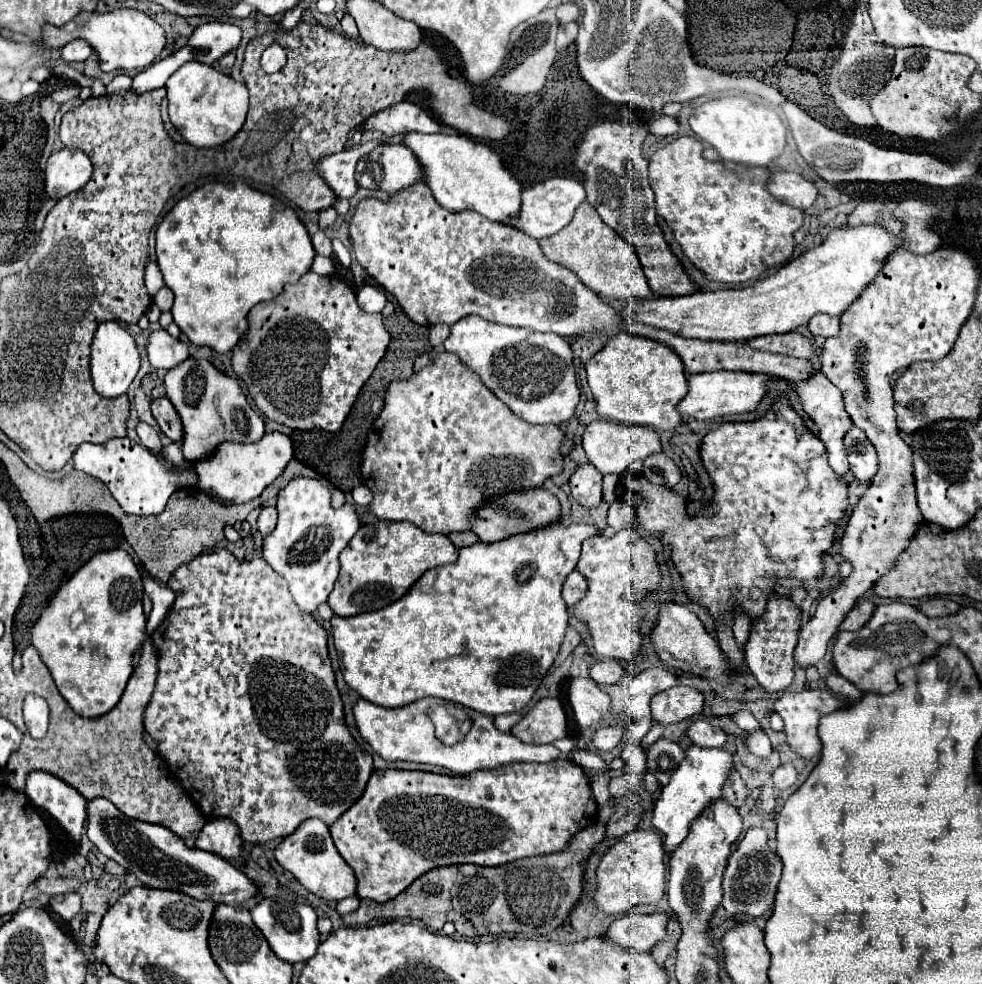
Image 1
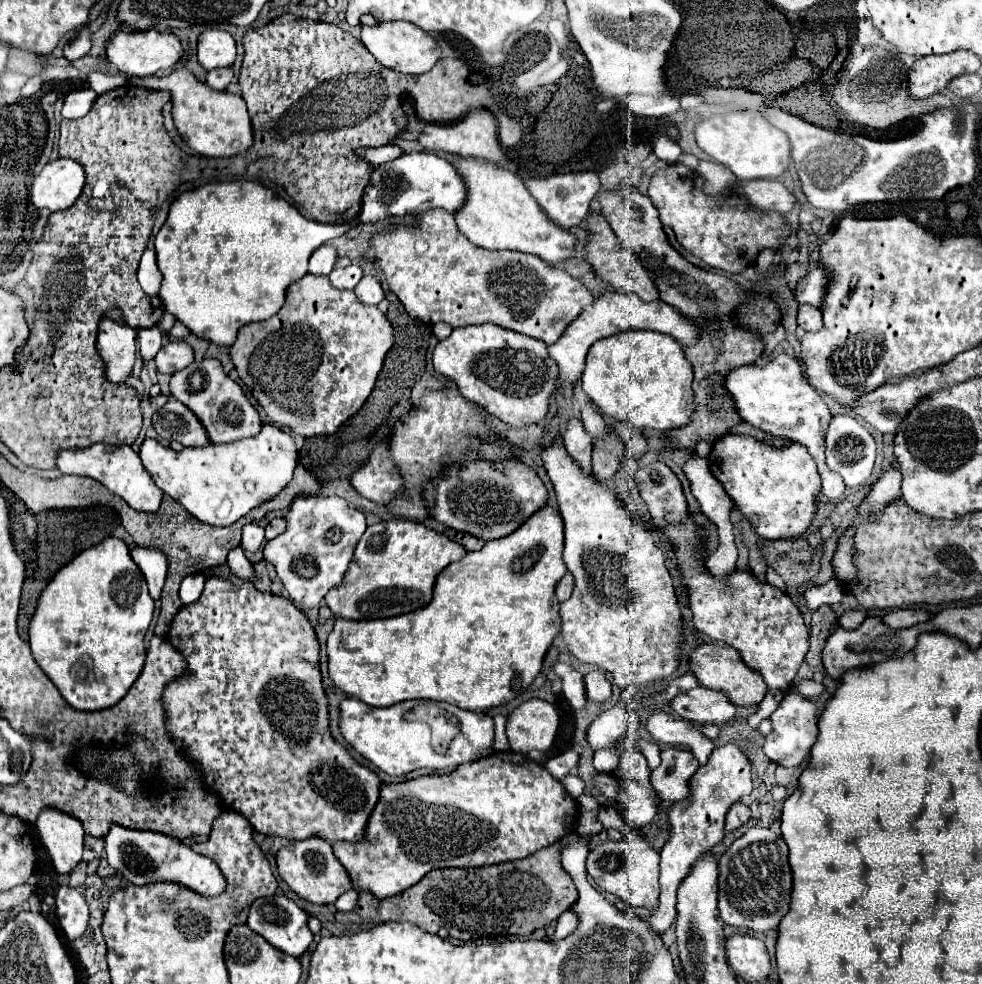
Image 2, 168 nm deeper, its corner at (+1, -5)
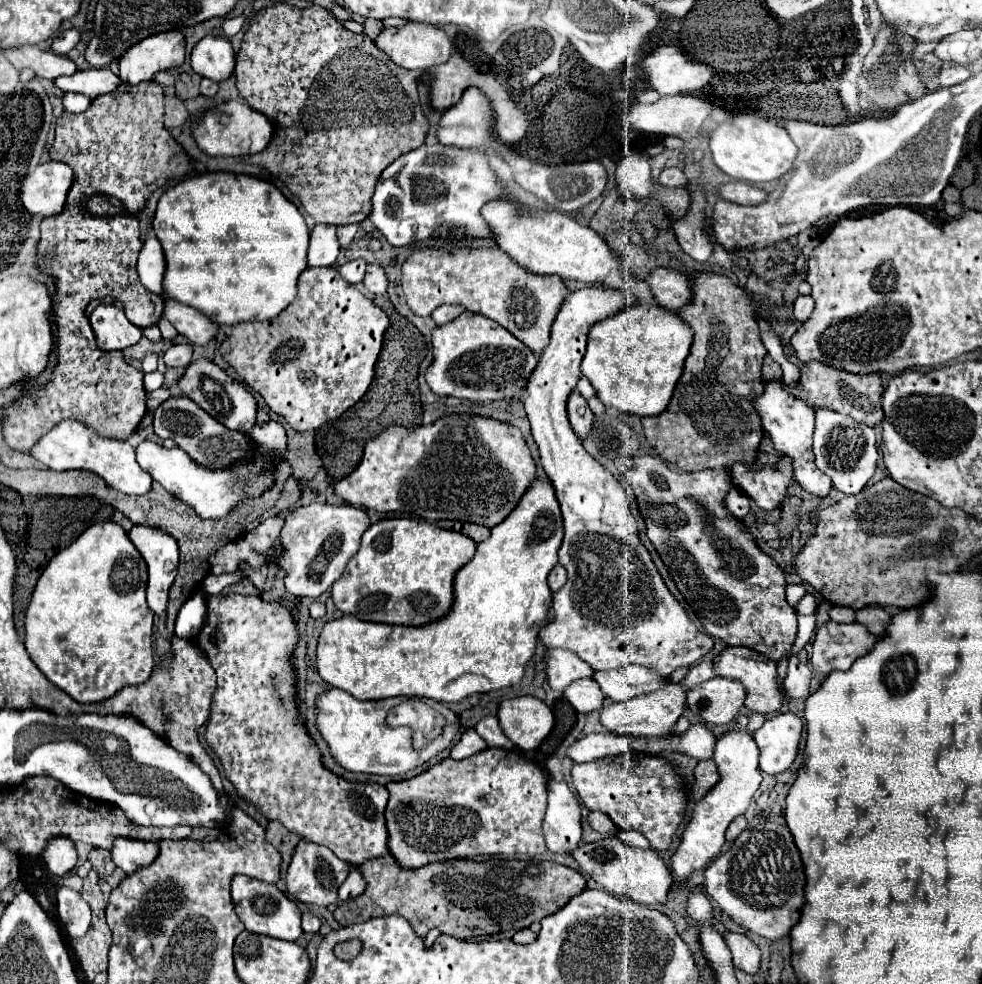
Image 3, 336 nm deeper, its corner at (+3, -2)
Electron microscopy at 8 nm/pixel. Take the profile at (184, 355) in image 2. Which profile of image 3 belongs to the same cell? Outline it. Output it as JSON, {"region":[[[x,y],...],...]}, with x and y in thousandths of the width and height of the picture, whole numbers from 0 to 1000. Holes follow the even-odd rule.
{"region":[[[177,349],[167,359],[169,373],[191,373],[196,367],[196,351],[193,349]]]}

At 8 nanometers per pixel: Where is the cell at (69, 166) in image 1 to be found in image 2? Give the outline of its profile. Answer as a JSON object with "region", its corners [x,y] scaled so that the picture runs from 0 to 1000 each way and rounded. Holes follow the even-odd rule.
{"region":[[[59,161],[49,165],[35,181],[31,203],[37,211],[49,211],[53,215],[65,213],[77,205],[86,185],[86,171],[77,163]]]}

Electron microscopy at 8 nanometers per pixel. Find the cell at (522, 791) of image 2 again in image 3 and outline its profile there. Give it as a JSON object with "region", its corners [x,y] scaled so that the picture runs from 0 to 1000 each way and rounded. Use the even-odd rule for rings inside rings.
{"region":[[[493,761],[468,773],[456,769],[420,792],[395,796],[393,802],[397,806],[395,861],[413,883],[485,869],[552,869],[556,865],[552,830],[558,790],[525,763]]]}

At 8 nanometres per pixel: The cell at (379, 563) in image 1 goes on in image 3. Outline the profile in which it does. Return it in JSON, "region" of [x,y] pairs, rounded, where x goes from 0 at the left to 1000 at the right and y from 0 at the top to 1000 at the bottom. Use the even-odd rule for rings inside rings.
{"region":[[[389,527],[381,534],[375,536],[375,540],[369,546],[369,554],[367,560],[354,570],[348,586],[338,595],[338,609],[342,613],[342,617],[352,623],[352,625],[363,625],[369,631],[379,631],[379,633],[395,633],[395,635],[413,635],[413,637],[428,637],[428,635],[436,635],[440,631],[446,631],[448,627],[454,627],[458,623],[458,617],[462,613],[462,584],[466,582],[466,578],[470,578],[470,574],[475,574],[485,562],[485,550],[464,542],[464,540],[456,540],[456,538],[448,538],[444,533],[435,529],[422,529],[422,527]]]}

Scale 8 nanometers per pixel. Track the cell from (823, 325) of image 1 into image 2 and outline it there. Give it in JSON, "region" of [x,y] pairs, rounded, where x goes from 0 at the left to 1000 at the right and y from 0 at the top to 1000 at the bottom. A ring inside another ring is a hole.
{"region":[[[813,313],[813,329],[821,337],[833,337],[835,333],[839,333],[837,317],[833,313]]]}

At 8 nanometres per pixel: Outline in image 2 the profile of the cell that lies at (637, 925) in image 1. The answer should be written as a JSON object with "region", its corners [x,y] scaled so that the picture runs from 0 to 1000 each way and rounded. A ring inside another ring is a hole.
{"region":[[[737,756],[733,760],[729,760],[721,774],[717,778],[713,778],[709,783],[709,787],[703,791],[703,807],[701,811],[697,813],[690,813],[686,815],[682,821],[680,821],[680,835],[682,835],[682,841],[680,841],[680,854],[678,858],[674,860],[674,874],[672,874],[672,900],[676,900],[676,909],[672,911],[672,919],[668,923],[668,929],[656,933],[656,937],[660,939],[660,943],[668,949],[676,949],[688,935],[688,902],[692,900],[692,896],[701,890],[705,878],[717,868],[721,866],[725,860],[729,860],[735,852],[737,852],[737,829],[741,825],[741,821],[749,815],[749,813],[756,813],[758,809],[762,809],[766,805],[766,791],[764,791],[764,772],[760,770],[760,766],[749,758],[749,756]]]}

